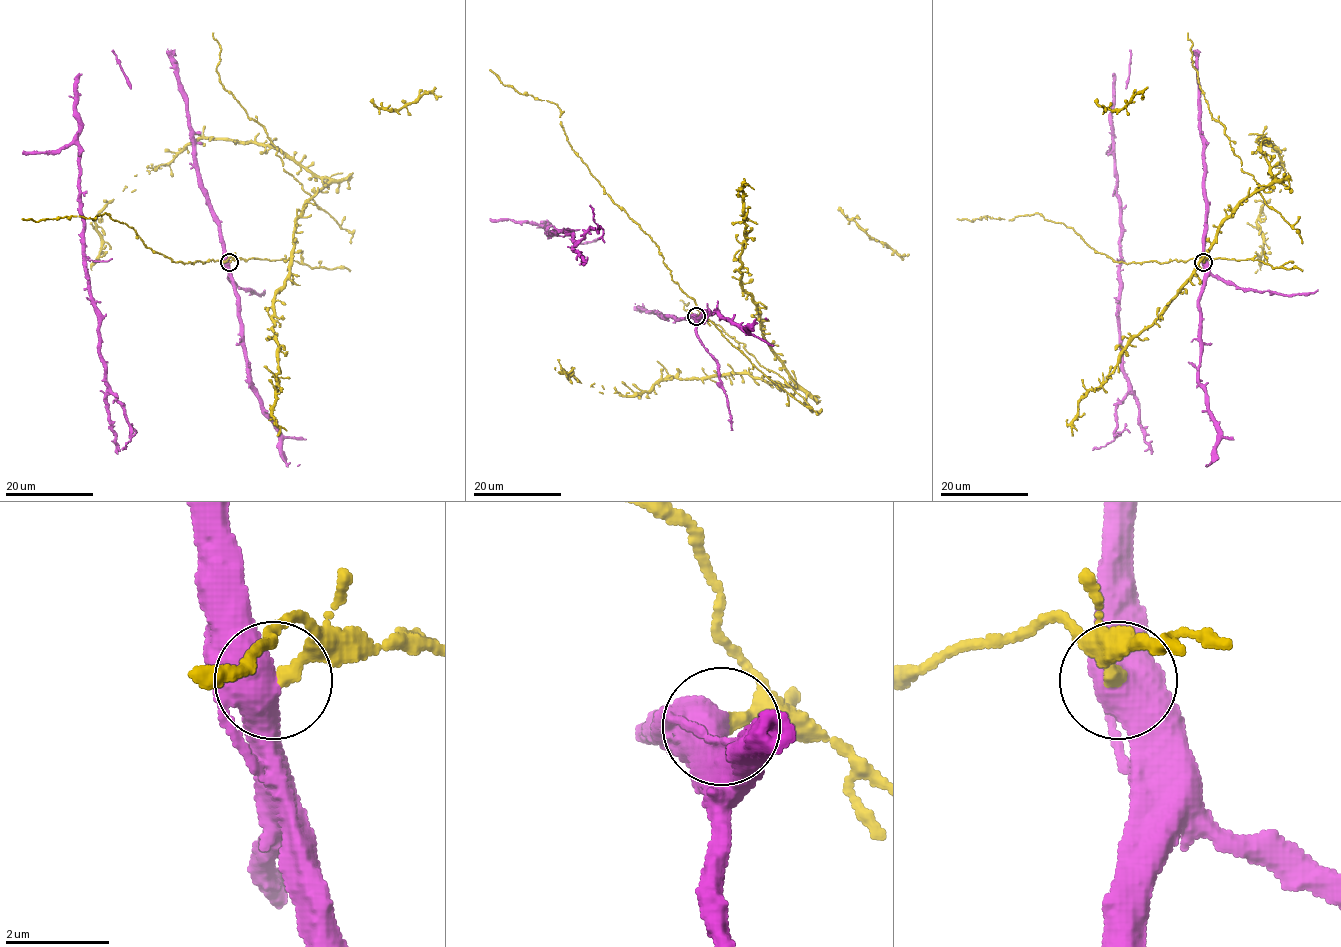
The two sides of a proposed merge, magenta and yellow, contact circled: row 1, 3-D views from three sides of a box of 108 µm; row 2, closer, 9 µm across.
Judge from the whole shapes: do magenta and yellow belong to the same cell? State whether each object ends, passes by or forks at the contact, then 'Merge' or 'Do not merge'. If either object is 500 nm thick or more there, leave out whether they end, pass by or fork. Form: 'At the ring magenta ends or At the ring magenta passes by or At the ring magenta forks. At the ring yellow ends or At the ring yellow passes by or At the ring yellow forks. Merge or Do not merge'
Do not merge

